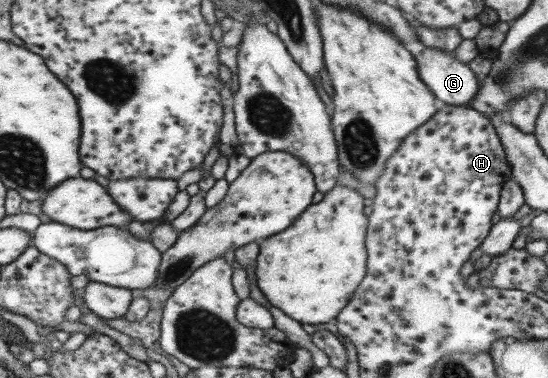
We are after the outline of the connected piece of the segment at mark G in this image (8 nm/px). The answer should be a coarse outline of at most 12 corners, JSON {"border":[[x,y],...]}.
{"border":[[426,48],[414,58],[440,104],[467,107],[482,88],[469,65]]}

